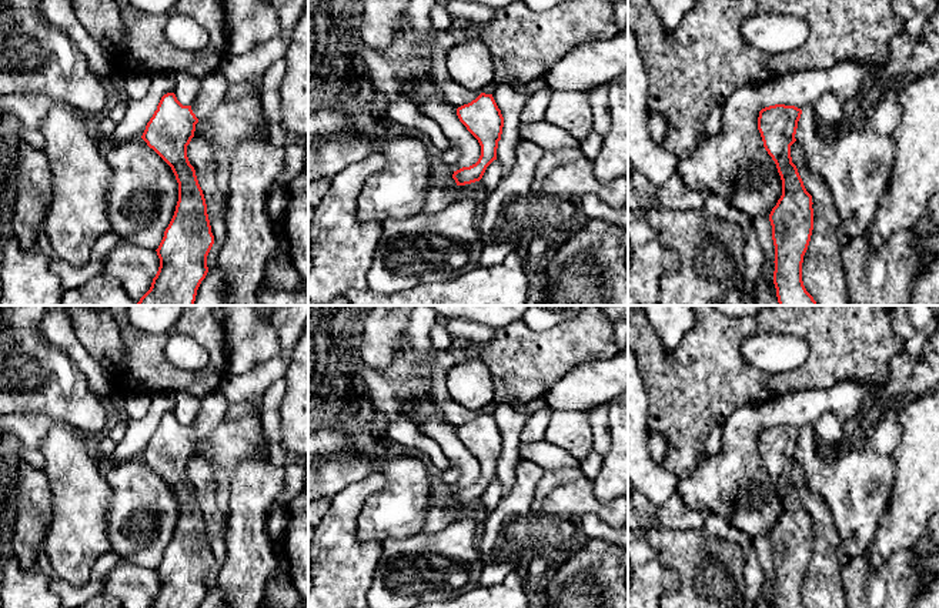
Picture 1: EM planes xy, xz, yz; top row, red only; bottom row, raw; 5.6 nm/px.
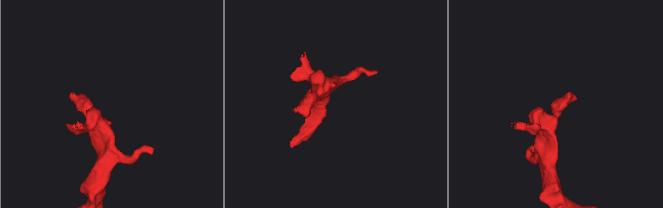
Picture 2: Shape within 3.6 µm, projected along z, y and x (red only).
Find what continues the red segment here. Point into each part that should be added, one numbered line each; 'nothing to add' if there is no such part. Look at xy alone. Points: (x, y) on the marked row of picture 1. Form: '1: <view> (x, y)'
1: xy (213, 89)

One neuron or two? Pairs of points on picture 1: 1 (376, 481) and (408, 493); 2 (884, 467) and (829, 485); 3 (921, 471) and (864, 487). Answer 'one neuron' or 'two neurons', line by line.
1: two neurons
2: one neuron
3: two neurons

